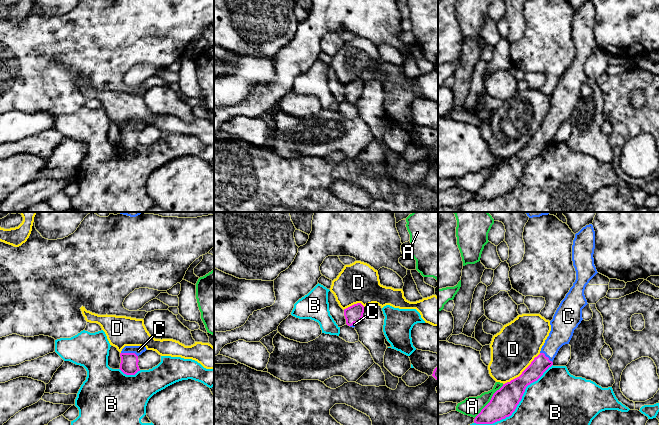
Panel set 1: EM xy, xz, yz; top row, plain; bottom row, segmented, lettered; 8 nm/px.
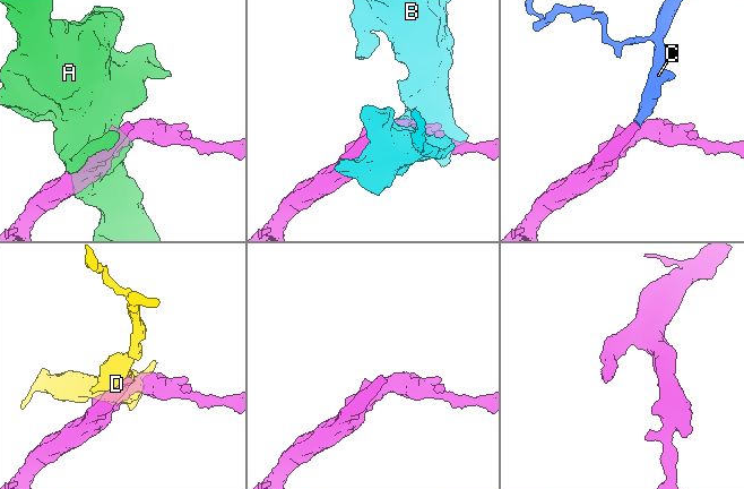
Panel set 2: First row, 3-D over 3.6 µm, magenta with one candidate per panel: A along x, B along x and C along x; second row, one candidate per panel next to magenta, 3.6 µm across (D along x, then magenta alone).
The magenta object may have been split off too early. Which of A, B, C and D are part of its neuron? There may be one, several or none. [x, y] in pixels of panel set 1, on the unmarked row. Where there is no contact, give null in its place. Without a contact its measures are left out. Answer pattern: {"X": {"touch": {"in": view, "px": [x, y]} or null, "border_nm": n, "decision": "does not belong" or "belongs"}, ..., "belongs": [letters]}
{"A": {"touch": {"in": "yz", "px": [490, 177]}, "border_nm": 360, "decision": "does not belong"}, "B": {"touch": {"in": "yz", "px": [516, 182]}, "border_nm": 800, "decision": "does not belong"}, "C": {"touch": {"in": "xy", "px": [129, 129]}, "border_nm": 140, "decision": "belongs"}, "D": {"touch": {"in": "yz", "px": [522, 148]}, "border_nm": 400, "decision": "does not belong"}, "belongs": ["C"]}

